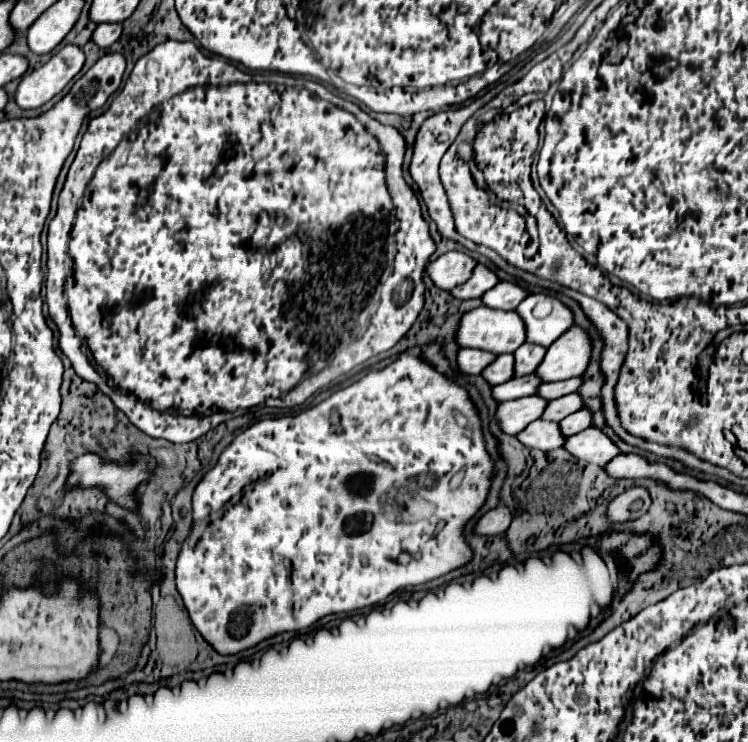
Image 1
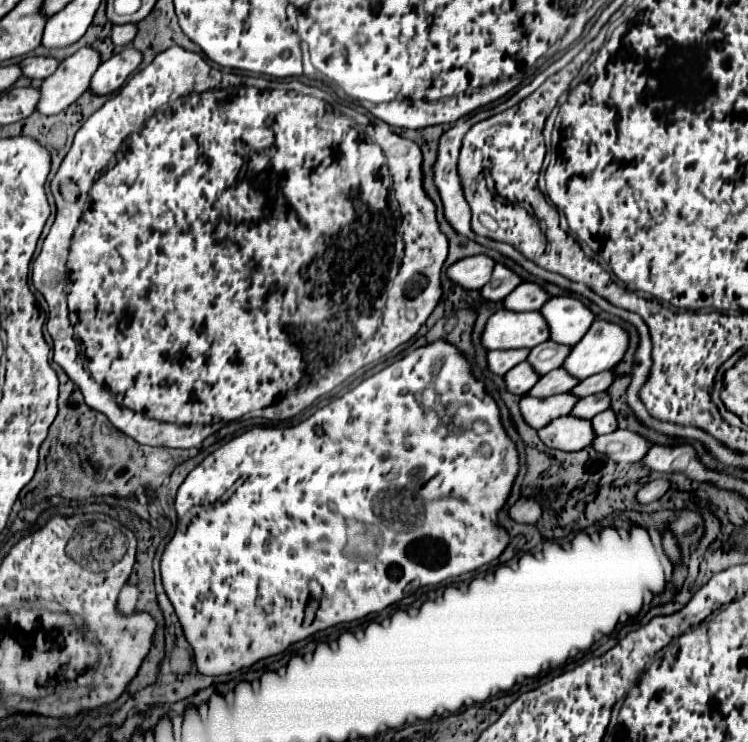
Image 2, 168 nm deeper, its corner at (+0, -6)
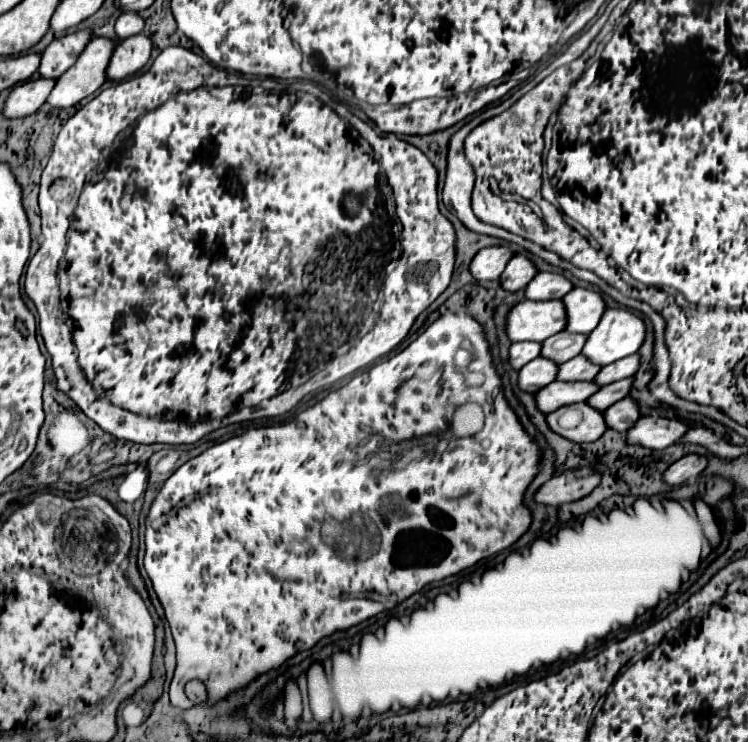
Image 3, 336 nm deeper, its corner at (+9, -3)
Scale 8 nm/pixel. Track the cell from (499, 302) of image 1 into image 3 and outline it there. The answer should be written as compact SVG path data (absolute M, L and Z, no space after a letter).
M537 274L525 288L527 300L559 300L571 290L571 282L559 274Z

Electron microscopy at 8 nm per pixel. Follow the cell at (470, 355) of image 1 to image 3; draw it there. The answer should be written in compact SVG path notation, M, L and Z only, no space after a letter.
M515 342L509 346L509 366L519 370L527 362L539 356L541 344L539 342Z

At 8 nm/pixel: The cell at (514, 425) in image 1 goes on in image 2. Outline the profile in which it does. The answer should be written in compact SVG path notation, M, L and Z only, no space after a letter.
M560 393L560 395L550 395L548 399L538 399L538 397L522 397L520 401L520 411L526 419L526 423L534 429L546 427L552 419L568 415L574 405L578 403L578 397L574 393Z

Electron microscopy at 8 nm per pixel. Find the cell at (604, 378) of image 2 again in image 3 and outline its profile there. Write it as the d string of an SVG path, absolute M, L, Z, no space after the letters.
M637 354L627 356L623 360L617 360L617 362L613 362L609 366L603 366L599 370L599 376L595 376L595 384L605 386L605 384L617 382L617 380L623 380L623 378L631 378L637 372L637 366L639 366L639 356Z

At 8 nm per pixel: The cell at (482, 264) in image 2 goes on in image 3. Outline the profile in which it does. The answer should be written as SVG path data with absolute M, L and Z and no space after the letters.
M483 248L475 254L475 258L469 264L469 272L473 280L497 280L507 264L507 260L513 256L509 248Z

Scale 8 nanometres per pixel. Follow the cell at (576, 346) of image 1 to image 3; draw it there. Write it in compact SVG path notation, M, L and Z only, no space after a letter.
M623 308L607 310L597 328L587 334L587 344L583 346L583 356L591 364L607 366L615 360L631 356L639 350L645 338L645 324Z

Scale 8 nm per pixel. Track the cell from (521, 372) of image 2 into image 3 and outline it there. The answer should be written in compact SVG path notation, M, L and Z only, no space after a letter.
M539 356L517 372L517 386L523 392L537 392L539 388L553 382L555 374L557 374L557 364Z

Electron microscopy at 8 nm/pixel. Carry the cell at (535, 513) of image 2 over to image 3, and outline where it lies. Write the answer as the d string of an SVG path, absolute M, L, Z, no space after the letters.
M591 468L565 470L559 476L553 476L545 482L533 496L535 504L543 506L561 506L565 502L579 500L587 496L599 484L599 476Z

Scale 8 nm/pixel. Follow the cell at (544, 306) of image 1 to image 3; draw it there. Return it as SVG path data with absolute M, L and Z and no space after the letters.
M573 288L561 300L567 312L565 330L575 334L589 334L599 324L599 318L605 310L601 294L585 288Z

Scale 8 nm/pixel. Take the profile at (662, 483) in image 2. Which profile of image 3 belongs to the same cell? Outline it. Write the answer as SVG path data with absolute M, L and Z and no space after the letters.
M689 454L677 462L673 462L665 472L663 472L663 482L667 486L679 486L687 480L693 480L699 476L699 472L707 466L707 458L705 456L697 456L697 454Z

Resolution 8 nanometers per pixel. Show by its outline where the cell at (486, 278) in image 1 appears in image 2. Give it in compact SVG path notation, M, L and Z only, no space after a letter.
M496 265L494 267L494 273L492 273L492 279L490 283L486 283L480 293L484 299L488 301L502 301L506 295L510 295L518 285L522 283L522 279L510 271L508 267L504 265Z

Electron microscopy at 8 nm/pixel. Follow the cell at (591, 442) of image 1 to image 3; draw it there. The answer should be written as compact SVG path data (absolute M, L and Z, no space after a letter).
M651 414L651 416L639 418L631 426L631 430L625 432L625 440L627 440L627 444L641 444L643 448L663 450L663 448L675 444L687 430L689 430L689 426L683 422Z

